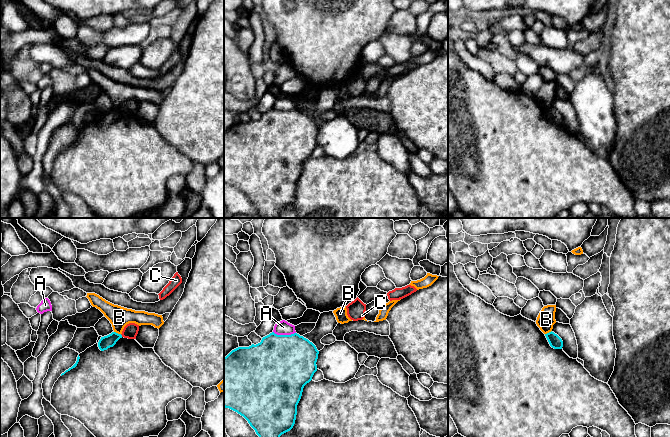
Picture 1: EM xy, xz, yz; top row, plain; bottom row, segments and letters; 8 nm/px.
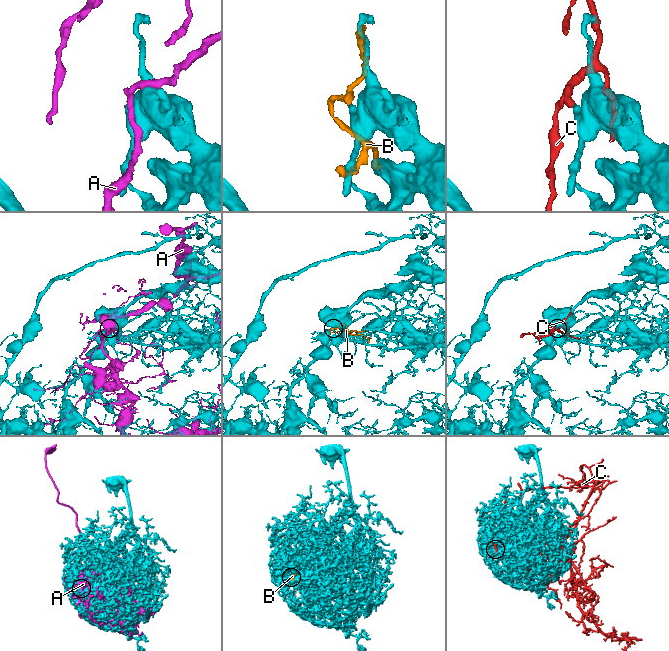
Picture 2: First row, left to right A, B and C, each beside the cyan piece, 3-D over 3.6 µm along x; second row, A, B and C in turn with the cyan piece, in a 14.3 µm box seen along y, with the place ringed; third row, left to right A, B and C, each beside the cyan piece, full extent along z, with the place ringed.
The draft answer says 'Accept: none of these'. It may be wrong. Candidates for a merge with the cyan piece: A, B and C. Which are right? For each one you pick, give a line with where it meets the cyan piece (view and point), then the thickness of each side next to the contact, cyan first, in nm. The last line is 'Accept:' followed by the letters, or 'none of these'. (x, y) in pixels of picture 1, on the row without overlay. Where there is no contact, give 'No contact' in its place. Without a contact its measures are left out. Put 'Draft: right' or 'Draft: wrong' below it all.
Accept: none of these
Draft: right

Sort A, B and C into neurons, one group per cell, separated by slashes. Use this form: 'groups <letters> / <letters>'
groups A / B / C

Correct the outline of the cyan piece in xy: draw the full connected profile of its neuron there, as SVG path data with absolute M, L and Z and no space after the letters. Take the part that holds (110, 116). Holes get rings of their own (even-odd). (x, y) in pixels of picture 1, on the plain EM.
M112 108L107 112L101 113L98 118L98 123L101 127L107 126L110 123L113 123L120 114L122 114L121 110Z

